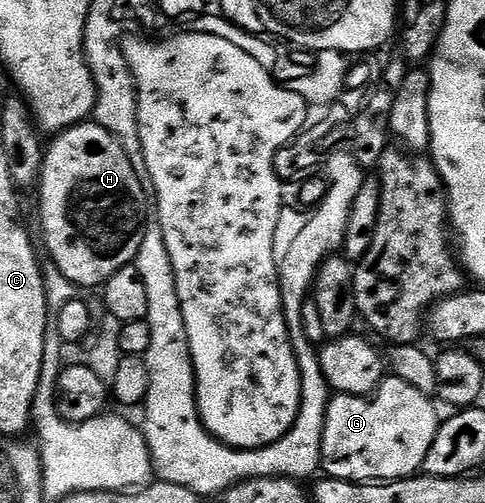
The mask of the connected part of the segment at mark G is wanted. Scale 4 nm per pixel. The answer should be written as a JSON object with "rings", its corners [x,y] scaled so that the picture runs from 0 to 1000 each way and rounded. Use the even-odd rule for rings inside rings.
{"rings":[[[810,750],[790,751],[761,789],[691,783],[674,805],[664,855],[662,934],[682,952],[715,952],[720,960],[860,946],[907,847],[907,823],[893,799],[866,773],[849,773],[841,757]]]}

